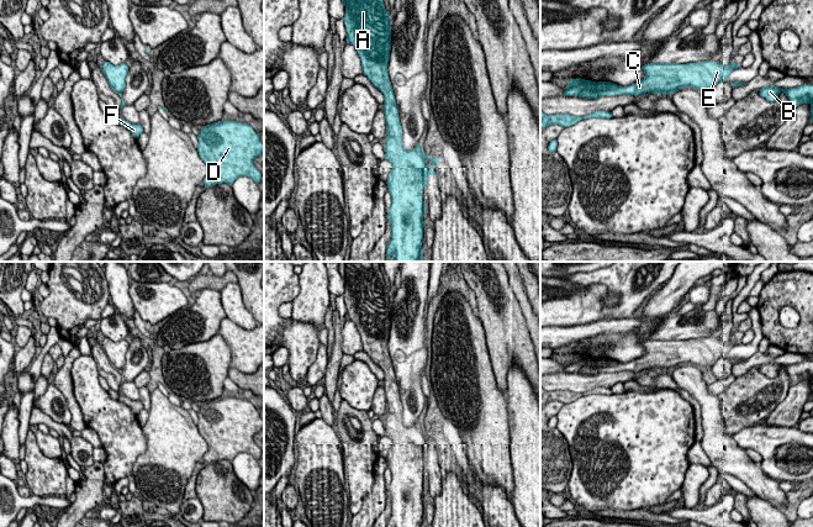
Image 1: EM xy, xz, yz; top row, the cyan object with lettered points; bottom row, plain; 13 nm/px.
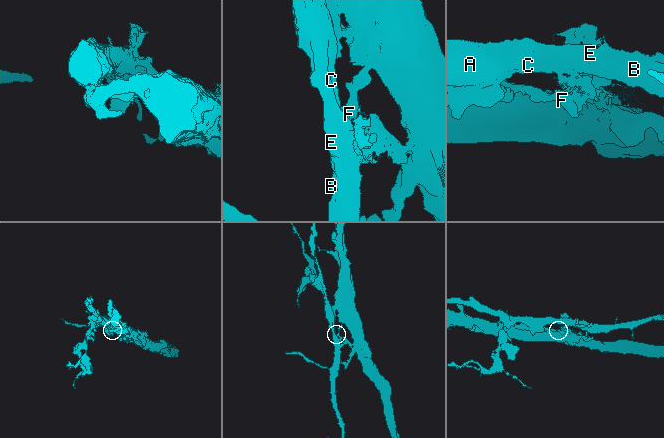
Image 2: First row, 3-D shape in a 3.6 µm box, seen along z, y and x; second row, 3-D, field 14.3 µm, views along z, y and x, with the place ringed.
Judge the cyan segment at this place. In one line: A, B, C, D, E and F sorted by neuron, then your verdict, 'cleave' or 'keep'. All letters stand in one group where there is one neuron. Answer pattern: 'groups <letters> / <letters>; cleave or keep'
groups A B C E / D F; cleave

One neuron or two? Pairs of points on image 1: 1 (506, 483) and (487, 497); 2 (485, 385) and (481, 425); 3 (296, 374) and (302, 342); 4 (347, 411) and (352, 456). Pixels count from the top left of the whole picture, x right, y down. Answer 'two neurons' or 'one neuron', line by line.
1: two neurons
2: one neuron
3: one neuron
4: one neuron

